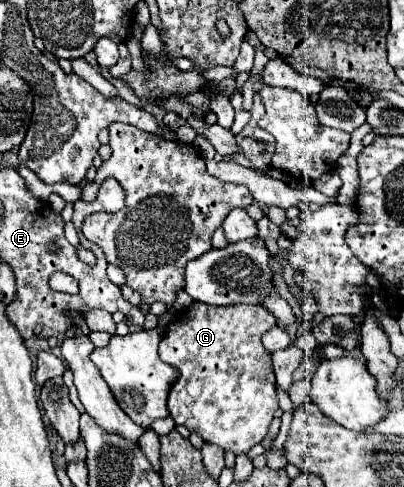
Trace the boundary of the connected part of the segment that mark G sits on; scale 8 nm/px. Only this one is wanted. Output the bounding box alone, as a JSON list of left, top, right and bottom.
[159,302,279,456]

